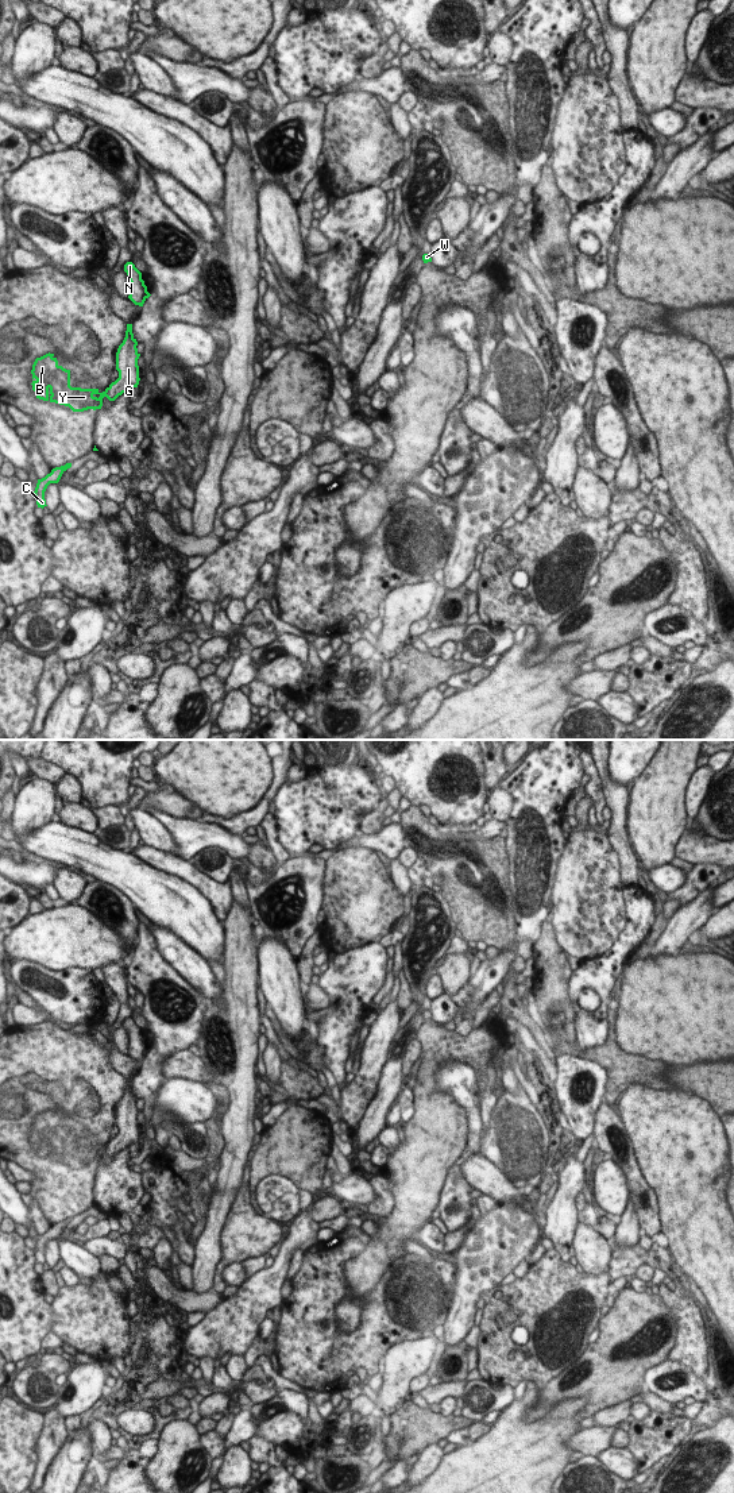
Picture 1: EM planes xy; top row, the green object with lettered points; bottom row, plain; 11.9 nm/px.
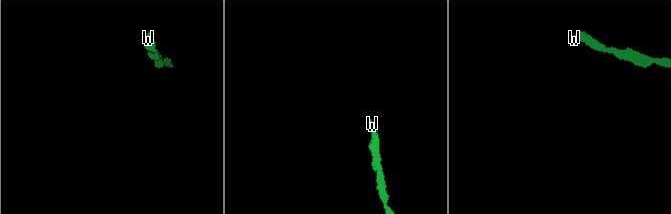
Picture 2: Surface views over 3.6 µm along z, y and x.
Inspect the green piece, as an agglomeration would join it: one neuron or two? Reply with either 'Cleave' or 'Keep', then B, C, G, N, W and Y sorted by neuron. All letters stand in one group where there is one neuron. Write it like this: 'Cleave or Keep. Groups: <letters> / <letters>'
Cleave. Groups: B Y / C G N W.

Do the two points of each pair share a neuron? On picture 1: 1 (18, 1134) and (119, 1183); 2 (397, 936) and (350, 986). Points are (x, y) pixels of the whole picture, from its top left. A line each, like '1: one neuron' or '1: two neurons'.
1: two neurons
2: two neurons

